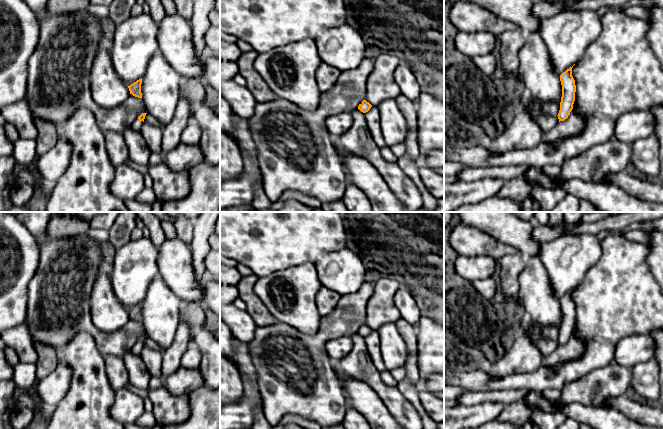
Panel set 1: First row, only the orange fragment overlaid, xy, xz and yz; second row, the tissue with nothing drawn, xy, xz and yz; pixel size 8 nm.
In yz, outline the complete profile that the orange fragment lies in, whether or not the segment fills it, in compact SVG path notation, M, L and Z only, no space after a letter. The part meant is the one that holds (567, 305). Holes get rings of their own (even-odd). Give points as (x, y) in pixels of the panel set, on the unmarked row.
M573 290L560 299L562 321L560 326L560 334L557 339L559 346L568 342L573 333L573 328L575 325L576 309L572 300L572 292Z

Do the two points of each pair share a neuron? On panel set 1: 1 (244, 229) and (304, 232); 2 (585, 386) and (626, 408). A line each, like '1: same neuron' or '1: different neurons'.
1: same neuron
2: different neurons

